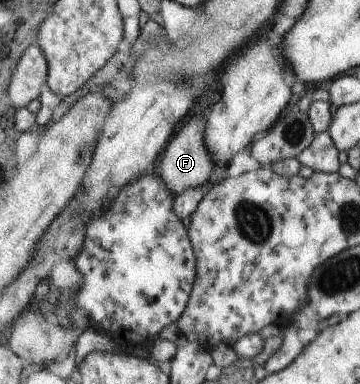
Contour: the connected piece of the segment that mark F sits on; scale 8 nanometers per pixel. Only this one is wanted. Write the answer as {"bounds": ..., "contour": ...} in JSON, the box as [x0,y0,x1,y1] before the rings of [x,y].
{"bounds":[161,117,216,198],"contour":[[[195,117],[191,123],[189,121],[183,123],[178,134],[174,135],[173,141],[165,148],[161,179],[173,191],[175,198],[179,198],[179,195],[183,195],[187,189],[205,187],[209,177],[211,177],[211,173],[215,171],[216,165],[204,144],[205,134],[205,121],[201,117]]]}

